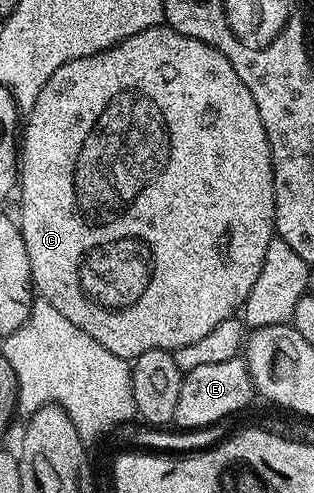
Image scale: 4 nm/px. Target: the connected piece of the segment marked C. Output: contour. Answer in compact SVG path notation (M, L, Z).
M160 26L141 30L141 34L133 34L133 38L125 38L121 43L115 44L112 48L101 50L97 54L89 54L85 58L77 58L73 62L65 62L61 70L49 78L49 82L37 94L37 102L33 110L26 113L25 127L21 132L21 167L19 170L19 183L17 185L17 200L19 196L19 216L17 223L19 233L23 236L25 242L25 254L29 254L29 266L31 267L31 283L34 291L42 299L53 306L53 310L58 310L60 314L65 314L77 330L85 330L89 338L101 342L109 354L117 354L121 359L133 362L145 350L157 350L165 348L174 350L181 346L189 346L197 342L197 338L205 338L217 322L225 322L232 319L242 309L243 303L249 298L249 290L253 290L253 282L257 282L257 274L261 274L261 266L265 263L265 250L269 250L269 242L276 235L275 230L275 179L273 178L273 166L271 165L271 151L269 150L269 138L265 134L265 126L261 122L261 114L257 114L257 102L253 102L253 94L249 94L249 86L237 78L237 70L213 46L201 42L197 38L189 38L177 30Z

